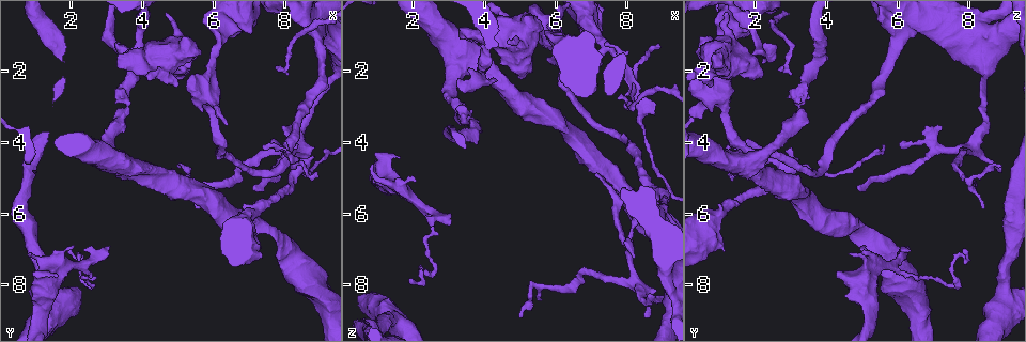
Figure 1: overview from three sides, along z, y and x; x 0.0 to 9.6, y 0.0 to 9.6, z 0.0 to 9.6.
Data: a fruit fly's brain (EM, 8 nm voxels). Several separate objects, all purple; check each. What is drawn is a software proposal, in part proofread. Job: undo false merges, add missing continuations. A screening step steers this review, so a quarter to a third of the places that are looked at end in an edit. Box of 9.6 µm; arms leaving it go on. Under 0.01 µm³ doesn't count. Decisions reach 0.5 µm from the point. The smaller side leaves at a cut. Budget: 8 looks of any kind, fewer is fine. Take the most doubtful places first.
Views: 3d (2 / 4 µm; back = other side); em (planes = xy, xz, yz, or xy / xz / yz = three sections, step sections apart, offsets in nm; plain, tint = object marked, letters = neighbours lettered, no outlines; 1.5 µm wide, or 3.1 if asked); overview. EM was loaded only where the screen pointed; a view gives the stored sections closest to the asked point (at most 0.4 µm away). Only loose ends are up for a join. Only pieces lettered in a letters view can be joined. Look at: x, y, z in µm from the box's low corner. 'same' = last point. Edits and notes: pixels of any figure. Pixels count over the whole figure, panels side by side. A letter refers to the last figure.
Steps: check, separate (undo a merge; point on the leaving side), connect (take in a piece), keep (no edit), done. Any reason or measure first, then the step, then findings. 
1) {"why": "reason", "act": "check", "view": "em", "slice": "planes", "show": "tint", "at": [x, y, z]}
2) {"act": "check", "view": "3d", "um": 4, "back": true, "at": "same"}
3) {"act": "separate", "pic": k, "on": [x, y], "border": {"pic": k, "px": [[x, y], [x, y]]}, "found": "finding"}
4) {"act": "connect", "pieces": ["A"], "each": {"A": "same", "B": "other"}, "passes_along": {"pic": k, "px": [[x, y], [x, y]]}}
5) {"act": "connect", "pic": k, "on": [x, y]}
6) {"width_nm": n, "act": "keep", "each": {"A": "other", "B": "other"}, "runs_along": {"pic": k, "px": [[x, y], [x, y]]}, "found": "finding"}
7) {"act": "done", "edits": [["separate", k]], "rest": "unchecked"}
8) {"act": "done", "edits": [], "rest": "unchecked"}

{"why": "an open end", "act": "check", "view": "em", "slice": "planes", "show": "plain", "at": [3.30, 1.80, 0.95]}

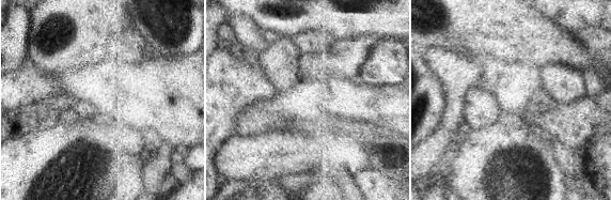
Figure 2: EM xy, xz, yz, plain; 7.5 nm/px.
{"why": "what lies round it", "act": "check", "view": "em", "slice": "planes", "show": "letters", "at": "same"}

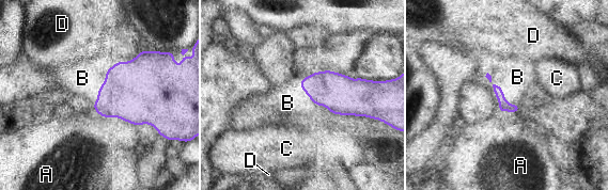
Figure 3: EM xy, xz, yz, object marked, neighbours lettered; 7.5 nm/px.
{"longest_contact_nm": ["B", 400], "act": "connect", "pieces": ["B"], "each": {"A": "other", "B": "same", "C": "other", "D": "other"}, "passes_along": {"pic": 3, "px": [[136, 92], [105, 81], [82, 78]]}, "found": "it goes on there"}

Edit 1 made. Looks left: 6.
{"act": "check", "view": "overview"}

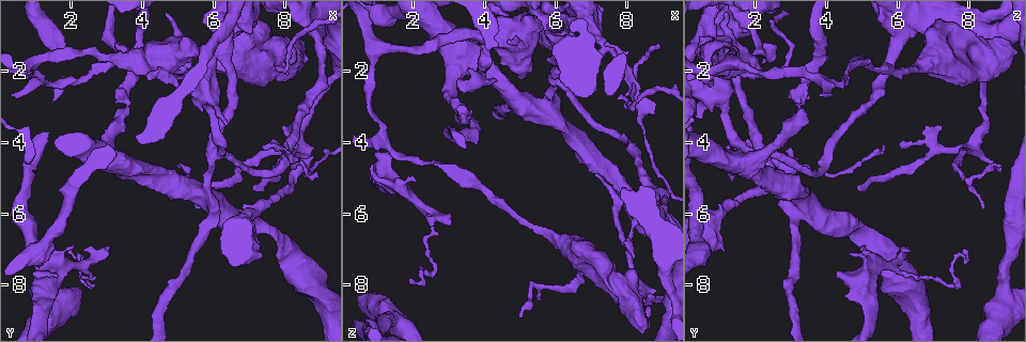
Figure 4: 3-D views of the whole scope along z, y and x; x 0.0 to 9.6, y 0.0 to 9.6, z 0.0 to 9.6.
{"why": "free end", "act": "check", "view": "em", "slice": "planes", "show": "letters", "at": [8.80, 4.40, 3.10]}

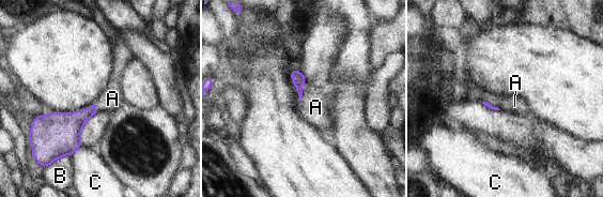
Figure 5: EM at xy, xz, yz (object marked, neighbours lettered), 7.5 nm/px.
{"act": "connect", "pieces": ["A"], "each": {"A": "same", "B": "other", "C": "other"}, "passes_along": {"pic": 5, "px": [[298, 78], [302, 90], [315, 107]]}, "found": "the cell continues"}

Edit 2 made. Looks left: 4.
{"why": "branch stops here", "act": "check", "view": "em", "slice": "xz", "step": 8, "show": "letters", "at": [3.00, 6.95, 6.30]}

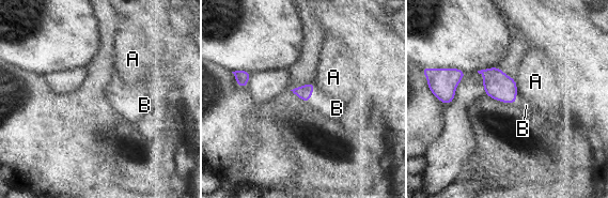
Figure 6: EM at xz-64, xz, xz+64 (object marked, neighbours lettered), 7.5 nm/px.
{"act": "connect", "pieces": ["B"], "each": {"A": "other", "B": "same"}, "passes_along": {"pic": 6, "px": [[304, 92], [311, 93], [337, 108]]}, "found": "the cell continues"}

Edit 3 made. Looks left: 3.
{"act": "done", "edits": [["connect", 3], ["connect", 5], ["connect", 6]], "rest": "unchecked"}

